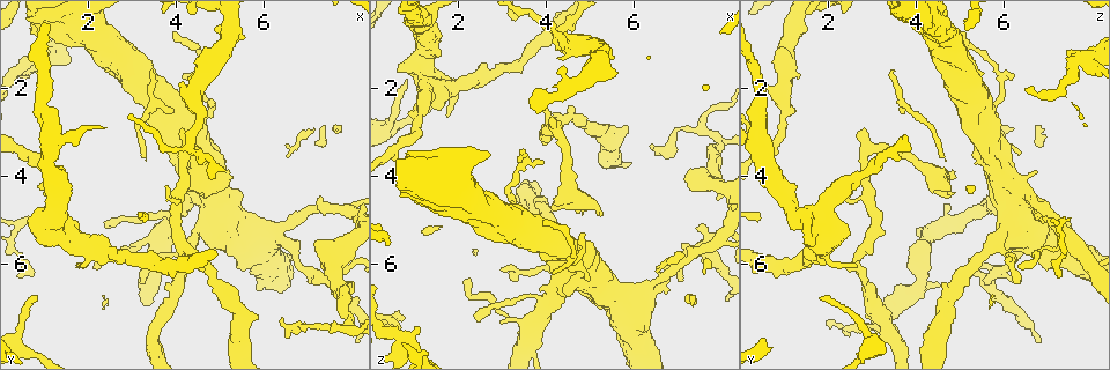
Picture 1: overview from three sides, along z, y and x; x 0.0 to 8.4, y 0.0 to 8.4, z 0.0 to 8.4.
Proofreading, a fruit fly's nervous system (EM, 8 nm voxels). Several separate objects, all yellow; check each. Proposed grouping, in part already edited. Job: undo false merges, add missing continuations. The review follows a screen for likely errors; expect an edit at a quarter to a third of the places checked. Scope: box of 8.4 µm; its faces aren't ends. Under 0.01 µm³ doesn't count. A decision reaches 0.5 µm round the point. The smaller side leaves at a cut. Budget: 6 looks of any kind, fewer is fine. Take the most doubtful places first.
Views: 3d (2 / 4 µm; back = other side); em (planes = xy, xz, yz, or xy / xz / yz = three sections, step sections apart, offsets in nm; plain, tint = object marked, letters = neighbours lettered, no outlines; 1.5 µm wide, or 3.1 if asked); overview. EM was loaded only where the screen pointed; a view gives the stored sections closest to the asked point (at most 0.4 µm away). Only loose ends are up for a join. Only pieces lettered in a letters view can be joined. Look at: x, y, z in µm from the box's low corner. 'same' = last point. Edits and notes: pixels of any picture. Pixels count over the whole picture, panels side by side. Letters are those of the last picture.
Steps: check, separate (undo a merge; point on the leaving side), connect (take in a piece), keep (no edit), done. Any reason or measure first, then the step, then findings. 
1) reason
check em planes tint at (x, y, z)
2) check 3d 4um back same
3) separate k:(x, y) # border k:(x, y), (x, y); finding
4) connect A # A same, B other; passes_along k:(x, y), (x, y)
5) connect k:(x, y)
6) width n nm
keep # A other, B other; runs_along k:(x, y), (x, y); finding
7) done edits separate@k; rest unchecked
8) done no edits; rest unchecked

free end
check 3d 4um at (0.65, 4.95, 7.40)

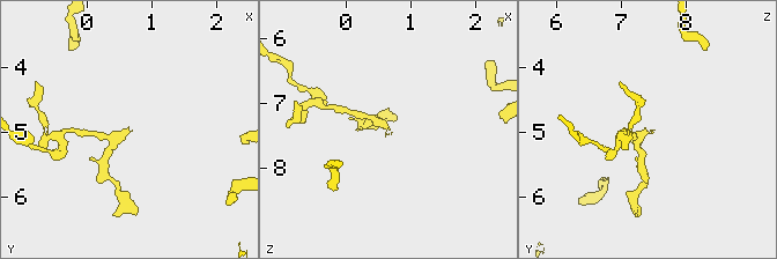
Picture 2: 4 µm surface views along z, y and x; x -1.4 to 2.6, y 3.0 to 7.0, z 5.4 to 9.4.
now the EM
check em yz step 8 letters at (0.70, 5.00, 7.50)

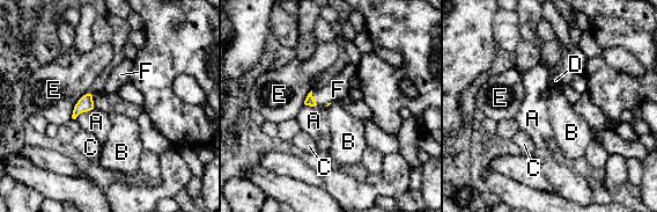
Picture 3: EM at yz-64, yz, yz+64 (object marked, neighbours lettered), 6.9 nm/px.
longest_contact E 220 nm
connect F # A other, B other, C other, D other, E other, F same; the neuron continues

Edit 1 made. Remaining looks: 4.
redraw
check overview

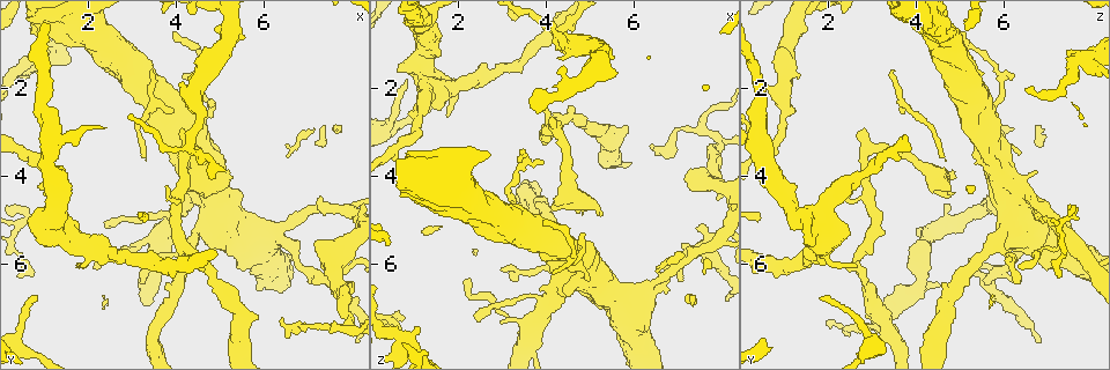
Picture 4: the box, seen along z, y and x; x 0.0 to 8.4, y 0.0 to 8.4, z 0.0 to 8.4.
sharp bend
check 3d 4um at (1.95, 5.70, 2.00)

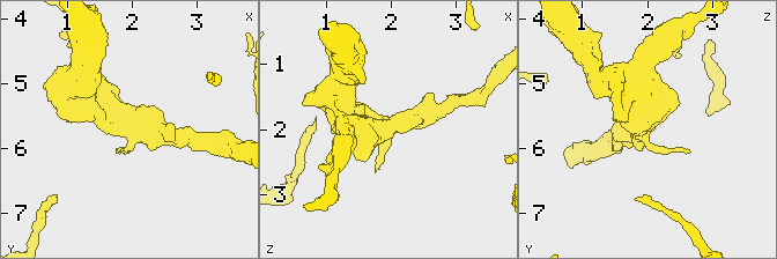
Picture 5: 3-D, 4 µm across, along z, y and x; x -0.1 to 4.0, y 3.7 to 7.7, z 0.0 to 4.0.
check em planes letters at (1.95, 5.75, 1.95)

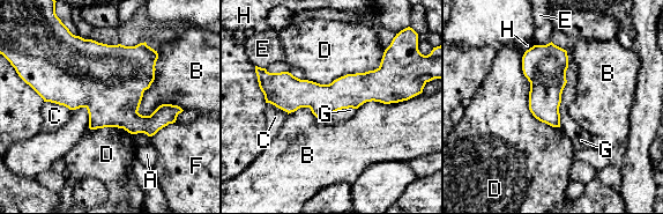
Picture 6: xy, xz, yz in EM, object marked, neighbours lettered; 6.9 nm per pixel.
width 140 nm
keep # A other, B other, C other, D other, E other, F other, G other, H other; all the same neuron

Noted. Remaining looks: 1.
tapers out
check em xy step 4 letters at (3.40, 1.55, 3.45)

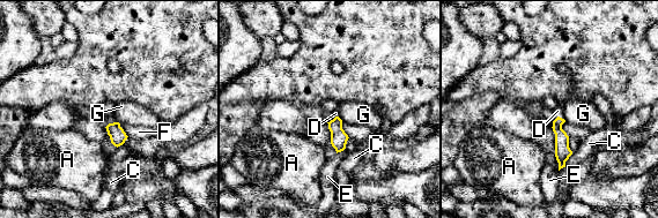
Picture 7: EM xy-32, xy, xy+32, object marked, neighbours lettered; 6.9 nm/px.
longest_contact F 120 nm
connect D # A other, C other, D same, E other, F other, G other; passes_along 7:(562, 151), (557, 117), (557, 111); the neuron continues

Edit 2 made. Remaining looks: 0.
done edits connect@3, connect@7; rest unchecked

